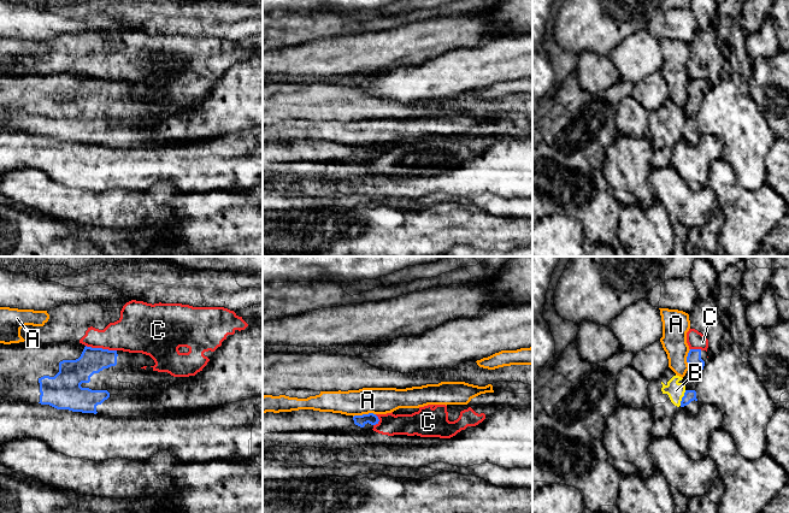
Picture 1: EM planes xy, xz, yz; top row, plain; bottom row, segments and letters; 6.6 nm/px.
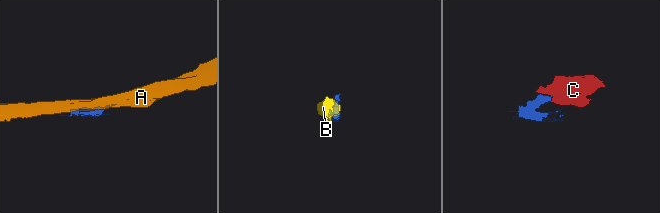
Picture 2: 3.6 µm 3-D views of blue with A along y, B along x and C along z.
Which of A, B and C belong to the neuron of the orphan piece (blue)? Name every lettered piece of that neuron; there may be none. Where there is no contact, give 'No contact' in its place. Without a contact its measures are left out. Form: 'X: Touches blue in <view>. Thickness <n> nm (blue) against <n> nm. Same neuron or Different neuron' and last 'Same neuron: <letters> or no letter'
A: Touches blue in xz. Thickness 80 nm (blue) against 180 nm. Different neuron
B: Touches blue in yz. Thickness 80 nm (blue) against 120 nm. Different neuron
C: Touches blue in xy. Thickness 180 nm (blue) against 280 nm. Different neuron
Same neuron: no letter

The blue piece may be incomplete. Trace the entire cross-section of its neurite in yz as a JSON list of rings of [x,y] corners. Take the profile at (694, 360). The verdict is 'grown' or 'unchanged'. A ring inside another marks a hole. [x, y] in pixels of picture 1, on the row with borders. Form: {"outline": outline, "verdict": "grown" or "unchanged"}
{"outline": [[[690,349],[687,356],[689,370],[683,377],[685,393],[681,401],[681,407],[685,408],[689,414],[695,415],[699,413],[700,405],[696,399],[695,388],[702,373],[707,352],[701,349]]], "verdict": "grown"}

